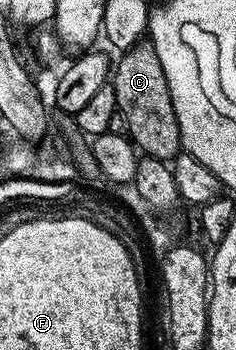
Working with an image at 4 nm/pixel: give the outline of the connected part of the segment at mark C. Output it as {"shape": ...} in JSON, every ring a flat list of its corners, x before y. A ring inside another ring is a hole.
{"shape":[[139,40,131,49,116,59,111,70,111,84,115,88,117,109,127,120,133,145,142,155,162,160,172,160,182,152,179,136,179,120,175,120,175,104,171,104,171,92,167,88,167,76,163,76,163,64,155,53,153,43]]}

